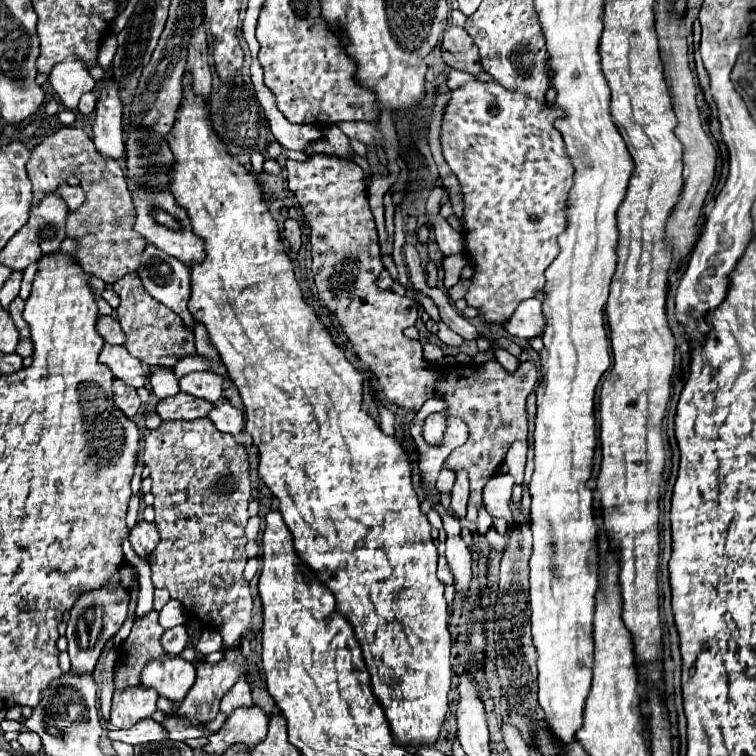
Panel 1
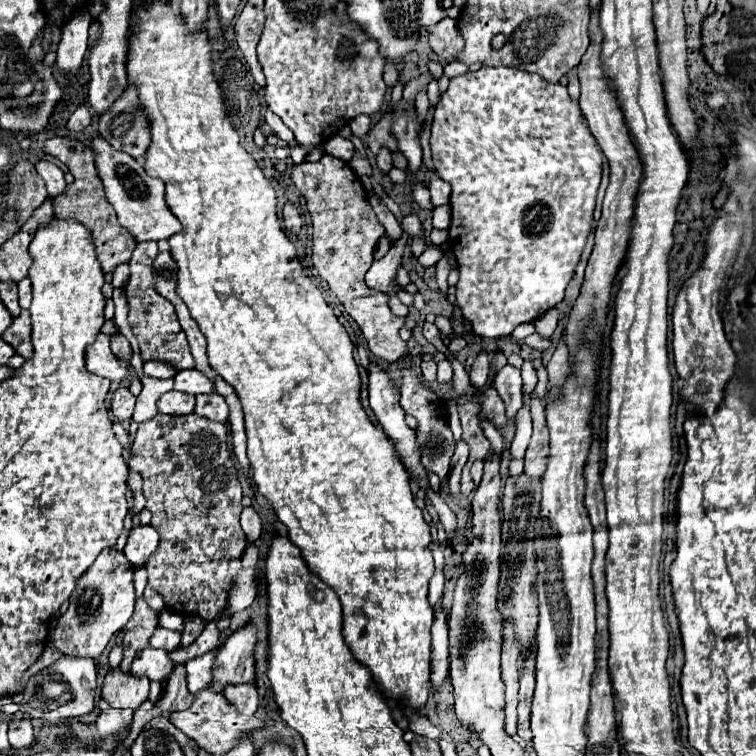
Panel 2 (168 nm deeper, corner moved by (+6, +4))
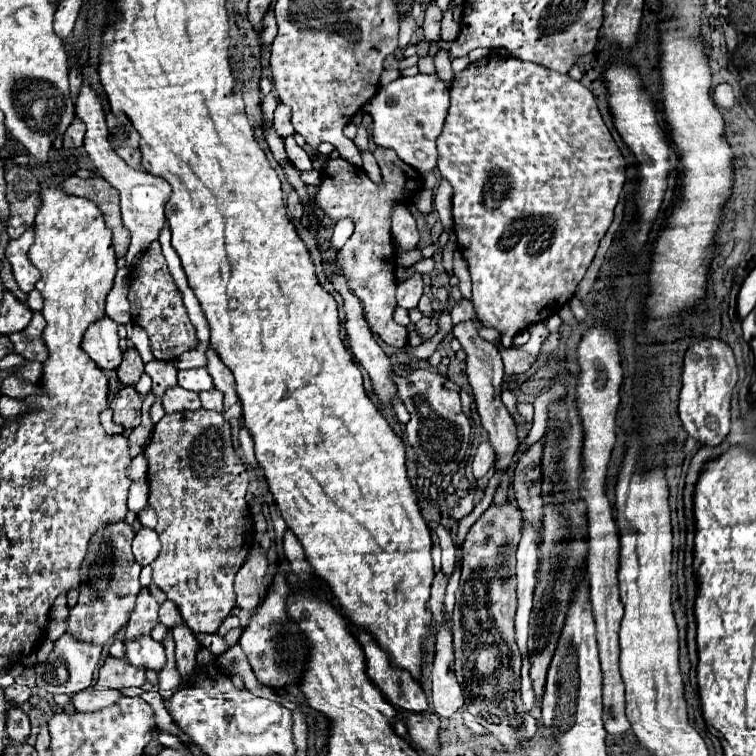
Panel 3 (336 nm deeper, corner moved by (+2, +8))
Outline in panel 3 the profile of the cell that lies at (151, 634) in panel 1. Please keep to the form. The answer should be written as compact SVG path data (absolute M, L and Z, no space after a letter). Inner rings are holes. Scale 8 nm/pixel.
M142 589L136 599L136 607L130 615L128 627L126 627L126 639L150 635L152 627L158 623L158 603L150 595L148 589Z

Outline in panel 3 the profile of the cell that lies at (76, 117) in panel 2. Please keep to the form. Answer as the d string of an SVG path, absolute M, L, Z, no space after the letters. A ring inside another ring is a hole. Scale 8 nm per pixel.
M74 119L64 135L64 149L76 151L82 147L82 143L84 143L84 125L82 125L82 121Z

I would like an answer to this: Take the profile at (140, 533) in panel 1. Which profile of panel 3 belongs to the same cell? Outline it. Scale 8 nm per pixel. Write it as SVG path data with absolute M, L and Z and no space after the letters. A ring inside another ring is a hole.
M140 529L132 541L132 553L134 553L134 559L136 563L140 563L142 567L144 565L150 565L158 553L160 553L160 541L158 541L158 535L154 533L154 529Z

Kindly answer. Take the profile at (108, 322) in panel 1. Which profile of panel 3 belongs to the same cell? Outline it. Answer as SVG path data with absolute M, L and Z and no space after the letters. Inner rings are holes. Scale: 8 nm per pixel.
M128 349L124 353L124 359L122 359L122 365L118 367L118 379L122 385L126 387L134 387L140 379L140 375L144 373L144 363L138 355L136 349Z

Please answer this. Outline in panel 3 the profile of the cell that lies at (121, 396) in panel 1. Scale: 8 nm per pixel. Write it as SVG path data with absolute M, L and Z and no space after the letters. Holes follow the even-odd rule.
M122 387L110 403L114 411L114 423L122 425L124 429L134 429L140 425L140 407L142 399L134 387Z

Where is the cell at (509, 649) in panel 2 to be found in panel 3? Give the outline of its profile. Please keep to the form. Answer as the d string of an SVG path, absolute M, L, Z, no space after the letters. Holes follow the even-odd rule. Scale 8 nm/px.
M528 521L522 529L522 541L518 547L518 563L516 563L516 579L518 579L518 611L516 611L516 641L526 655L526 639L528 639L528 615L532 609L532 595L536 585L536 569L538 569L538 529L534 529Z

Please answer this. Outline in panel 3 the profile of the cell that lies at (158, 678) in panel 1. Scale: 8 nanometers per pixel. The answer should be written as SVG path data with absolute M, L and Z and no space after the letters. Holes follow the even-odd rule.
M142 635L136 639L124 639L124 649L126 649L126 659L136 667L160 671L166 663L162 643L154 641L150 635Z

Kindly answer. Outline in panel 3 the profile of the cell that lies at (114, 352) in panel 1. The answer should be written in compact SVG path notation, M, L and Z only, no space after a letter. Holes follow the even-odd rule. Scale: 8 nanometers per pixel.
M102 317L86 329L82 349L100 369L118 369L122 361L118 341L118 323L114 323L110 317Z

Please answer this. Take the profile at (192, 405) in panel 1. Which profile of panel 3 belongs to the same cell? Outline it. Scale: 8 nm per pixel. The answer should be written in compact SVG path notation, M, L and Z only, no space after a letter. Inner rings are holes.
M170 387L162 395L162 407L166 413L178 413L178 411L194 411L200 409L200 397L194 391L186 391L182 387Z

